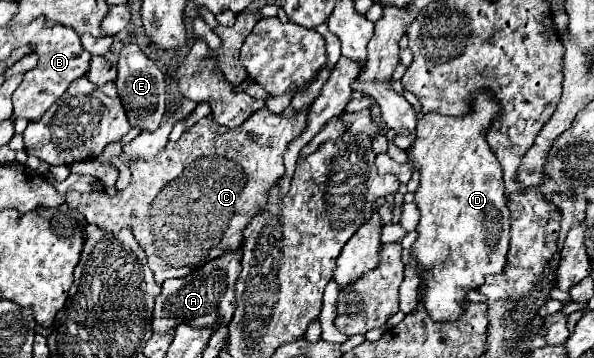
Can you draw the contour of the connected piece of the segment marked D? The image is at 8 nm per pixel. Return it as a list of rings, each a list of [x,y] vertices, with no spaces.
[[[490,92],[474,94],[474,108],[466,116],[440,116],[438,112],[424,114],[416,126],[416,140],[406,150],[410,162],[420,166],[420,186],[416,190],[414,204],[420,210],[420,222],[416,226],[418,238],[412,244],[410,256],[416,262],[420,276],[420,302],[432,320],[456,322],[464,308],[466,294],[482,286],[488,274],[502,274],[506,268],[506,254],[510,250],[510,210],[504,196],[502,168],[494,152],[486,142],[486,130],[500,106]]]

